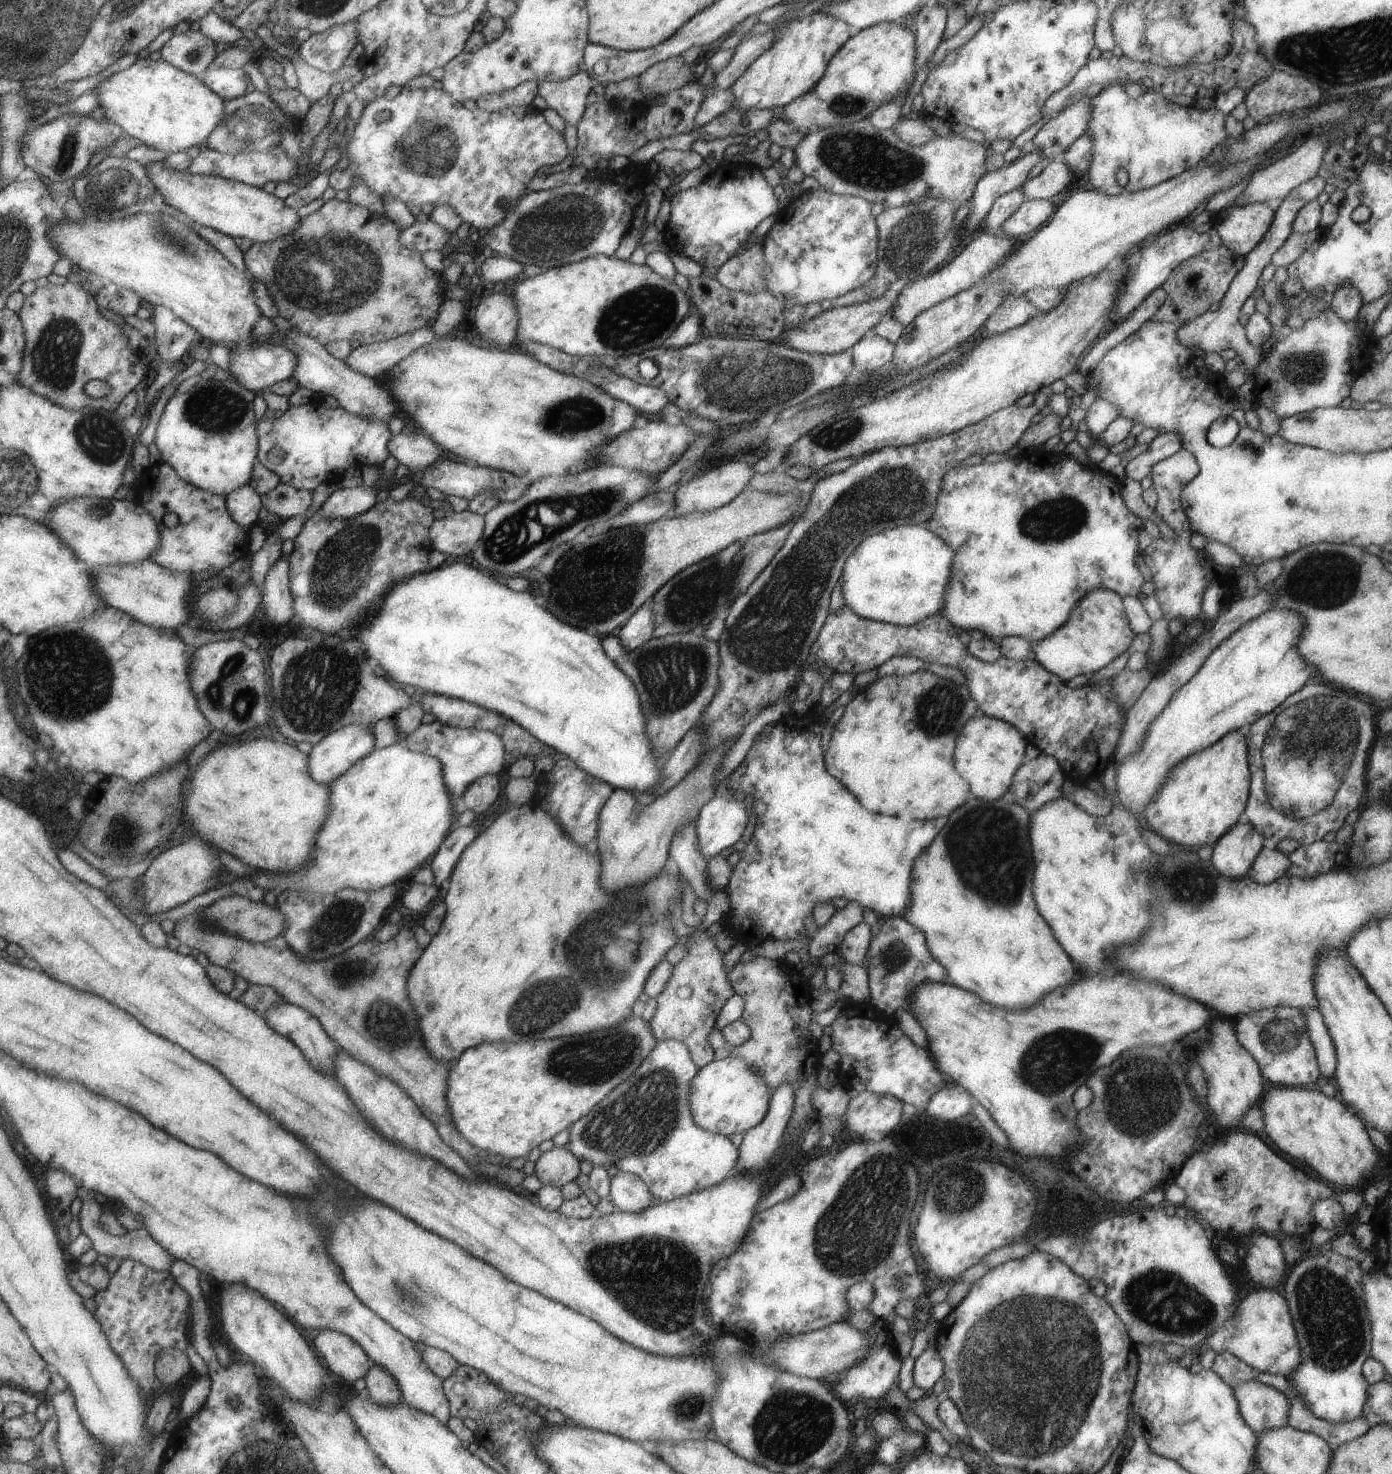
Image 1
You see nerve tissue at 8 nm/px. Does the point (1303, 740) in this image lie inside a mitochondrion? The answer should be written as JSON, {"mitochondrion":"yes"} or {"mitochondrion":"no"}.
{"mitochondrion":"yes"}

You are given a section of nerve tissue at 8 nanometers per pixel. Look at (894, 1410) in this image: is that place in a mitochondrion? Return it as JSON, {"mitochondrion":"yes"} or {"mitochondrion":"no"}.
{"mitochondrion":"no"}

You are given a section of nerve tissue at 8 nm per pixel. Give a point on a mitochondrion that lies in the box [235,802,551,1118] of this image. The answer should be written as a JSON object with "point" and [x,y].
{"point":[352,973]}

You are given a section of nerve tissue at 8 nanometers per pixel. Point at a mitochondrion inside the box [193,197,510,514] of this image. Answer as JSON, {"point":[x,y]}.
{"point":[331,274]}

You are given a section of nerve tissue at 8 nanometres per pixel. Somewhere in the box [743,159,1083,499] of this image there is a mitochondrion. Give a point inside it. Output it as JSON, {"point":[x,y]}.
{"point":[912,241]}

